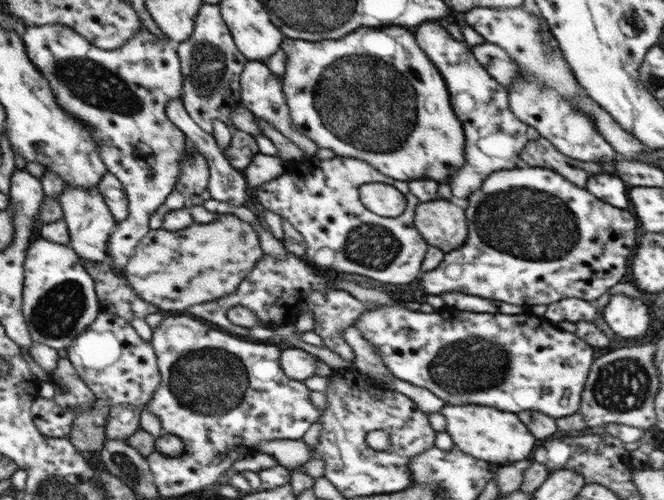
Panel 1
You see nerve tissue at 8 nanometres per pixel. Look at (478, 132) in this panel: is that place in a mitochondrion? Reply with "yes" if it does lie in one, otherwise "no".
no

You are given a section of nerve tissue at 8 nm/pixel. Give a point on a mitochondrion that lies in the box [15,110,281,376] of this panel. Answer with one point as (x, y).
(56, 314)

